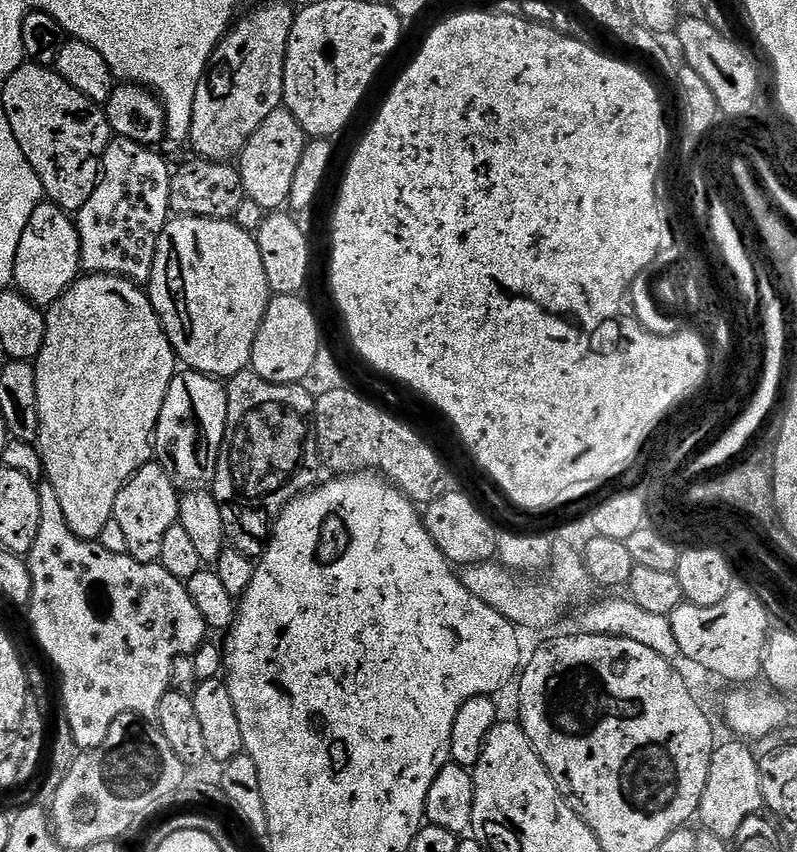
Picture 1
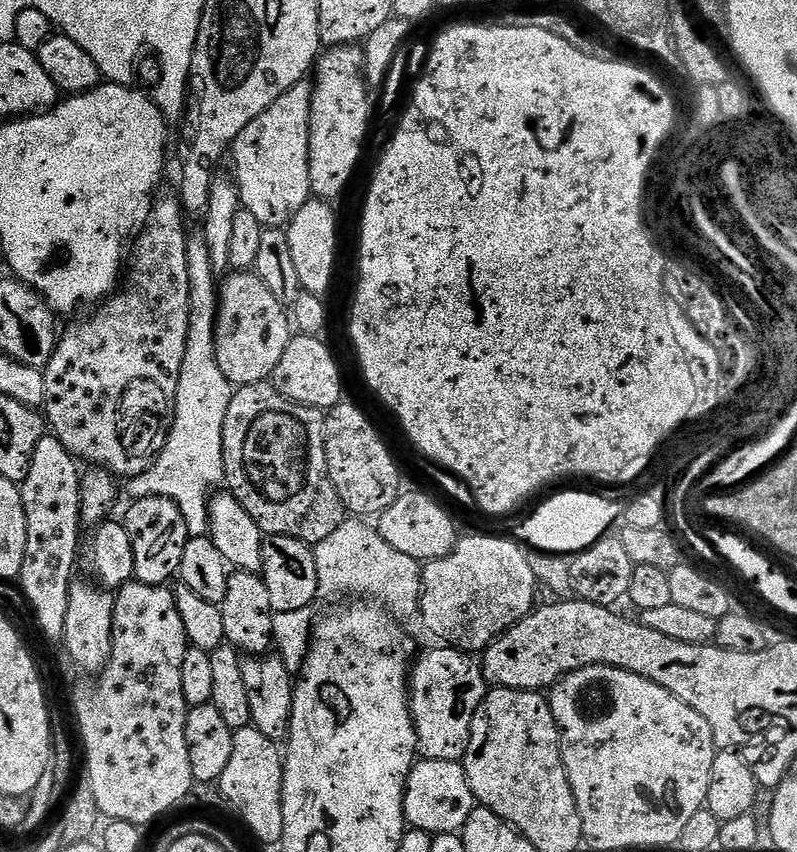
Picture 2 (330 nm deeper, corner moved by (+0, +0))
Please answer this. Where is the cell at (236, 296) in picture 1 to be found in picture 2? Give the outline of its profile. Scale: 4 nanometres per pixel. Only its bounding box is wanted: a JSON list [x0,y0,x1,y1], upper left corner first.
[216,270,294,386]

